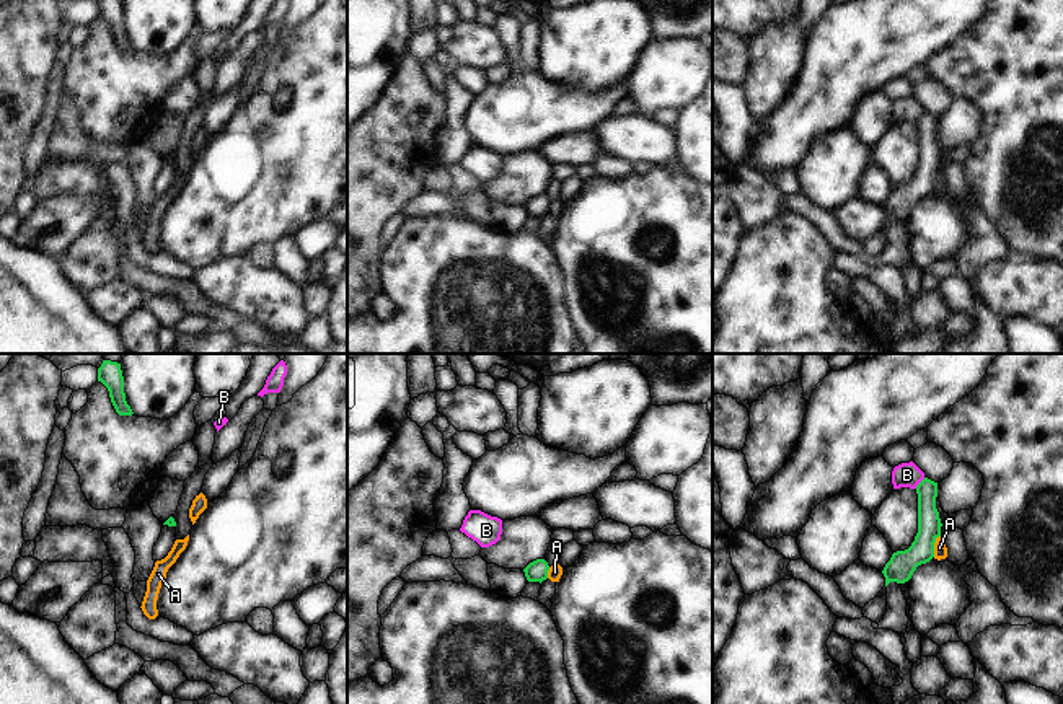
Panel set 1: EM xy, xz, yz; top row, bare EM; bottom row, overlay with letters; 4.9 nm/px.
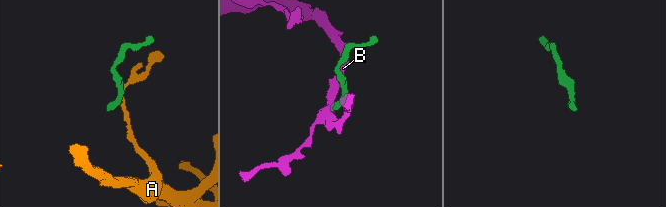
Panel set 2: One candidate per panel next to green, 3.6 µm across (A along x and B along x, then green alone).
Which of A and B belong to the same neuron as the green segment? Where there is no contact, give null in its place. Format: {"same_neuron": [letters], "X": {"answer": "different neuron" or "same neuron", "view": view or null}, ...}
{"same_neuron": [], "A": {"answer": "different neuron", "view": "yz"}, "B": {"answer": "different neuron", "view": "yz"}}

